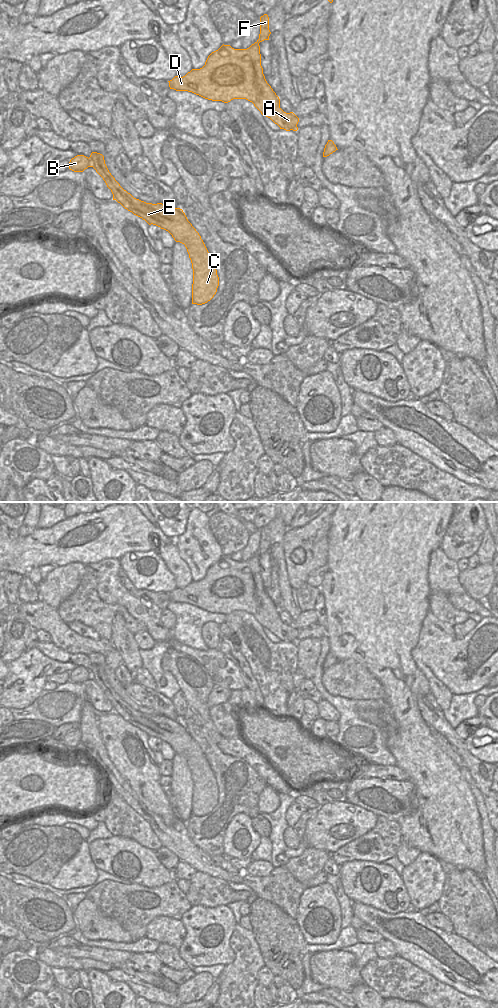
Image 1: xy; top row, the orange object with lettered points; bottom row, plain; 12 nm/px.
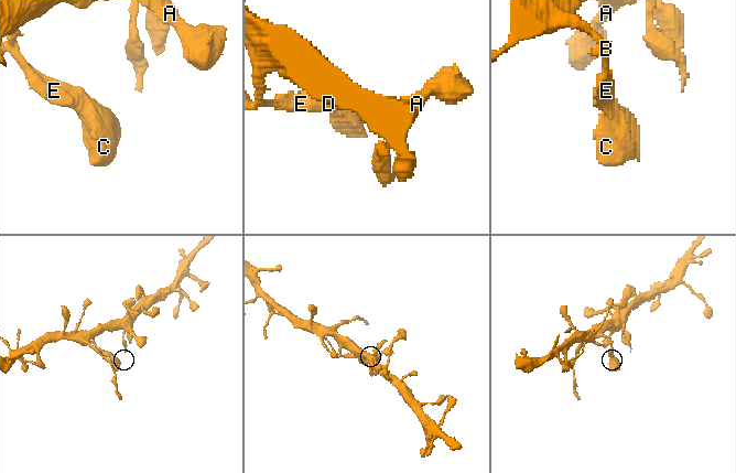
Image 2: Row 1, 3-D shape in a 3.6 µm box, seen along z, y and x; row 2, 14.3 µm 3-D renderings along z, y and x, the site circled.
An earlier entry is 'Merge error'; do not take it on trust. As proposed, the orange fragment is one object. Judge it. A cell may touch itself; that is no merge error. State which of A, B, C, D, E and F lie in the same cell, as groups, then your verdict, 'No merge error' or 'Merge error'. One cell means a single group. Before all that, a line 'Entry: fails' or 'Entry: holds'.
Entry: fails
Groups: A B C D E F. No merge error.

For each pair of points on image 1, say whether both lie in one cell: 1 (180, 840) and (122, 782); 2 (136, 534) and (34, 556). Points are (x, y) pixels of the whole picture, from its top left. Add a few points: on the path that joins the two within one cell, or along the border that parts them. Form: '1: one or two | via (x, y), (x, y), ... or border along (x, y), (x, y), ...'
1: one | via (163, 828), (155, 820), (144, 815), (131, 799)
2: one | via (111, 534), (102, 535), (80, 547), (59, 550)

